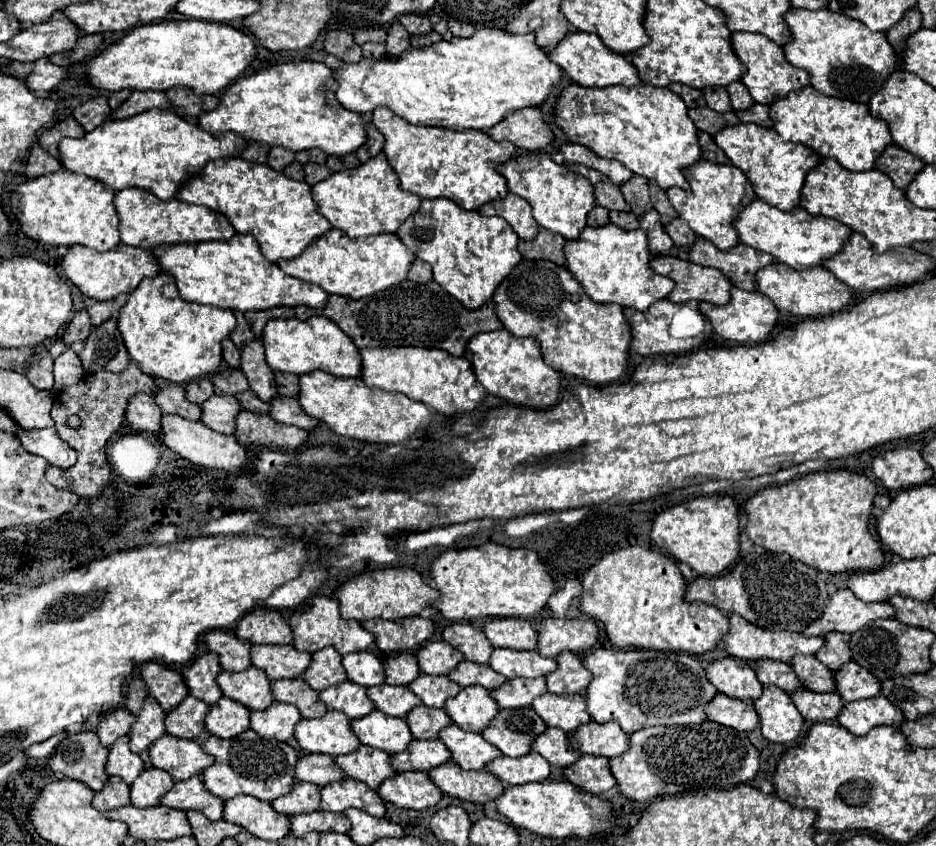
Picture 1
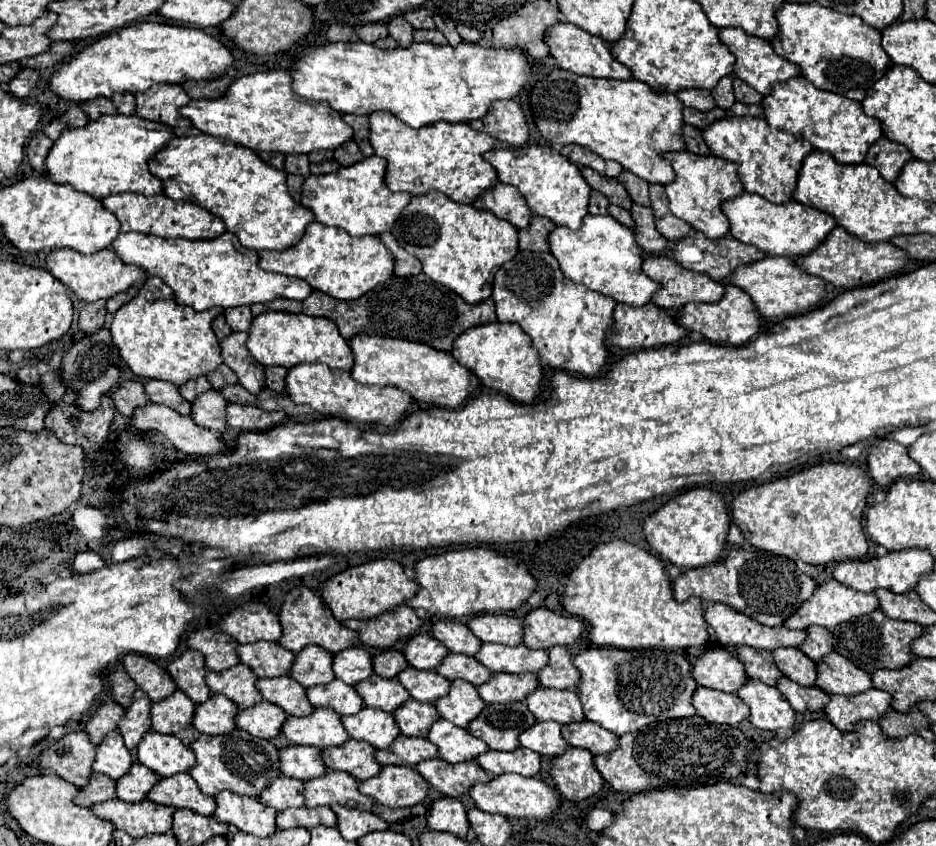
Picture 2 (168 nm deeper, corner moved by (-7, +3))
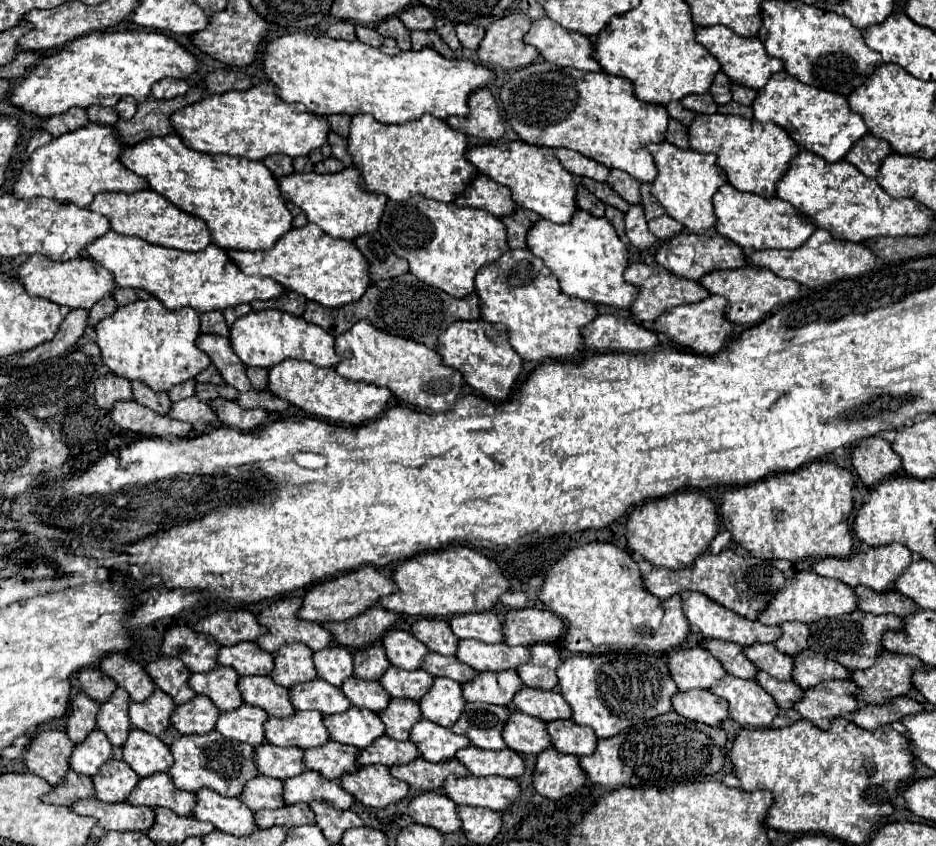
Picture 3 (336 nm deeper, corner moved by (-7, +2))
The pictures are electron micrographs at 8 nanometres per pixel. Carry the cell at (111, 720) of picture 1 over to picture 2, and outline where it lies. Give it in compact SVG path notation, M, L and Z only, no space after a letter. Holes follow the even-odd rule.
M106 698L98 706L96 714L90 718L90 722L86 726L86 730L90 732L90 740L94 744L100 744L108 732L112 732L112 730L118 728L118 722L120 722L122 716L124 716L124 708L118 702Z

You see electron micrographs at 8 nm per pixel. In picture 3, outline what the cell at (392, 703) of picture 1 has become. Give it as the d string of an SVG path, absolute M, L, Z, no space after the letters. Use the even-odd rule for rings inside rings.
M348 677L342 683L342 691L352 705L360 709L372 709L374 713L384 709L390 701L388 693L384 693L384 687L378 681L364 681L358 677Z

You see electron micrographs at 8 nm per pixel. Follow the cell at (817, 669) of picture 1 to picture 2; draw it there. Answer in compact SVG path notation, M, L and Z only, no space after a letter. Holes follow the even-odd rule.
M776 648L772 656L784 676L792 678L804 688L816 686L816 662L804 652L800 652L798 648Z

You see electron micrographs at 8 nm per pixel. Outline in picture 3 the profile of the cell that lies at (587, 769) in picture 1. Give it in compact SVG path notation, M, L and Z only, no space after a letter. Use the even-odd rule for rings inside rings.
M554 747L536 755L536 769L532 775L534 789L548 799L560 799L578 791L586 781L576 755L562 755Z

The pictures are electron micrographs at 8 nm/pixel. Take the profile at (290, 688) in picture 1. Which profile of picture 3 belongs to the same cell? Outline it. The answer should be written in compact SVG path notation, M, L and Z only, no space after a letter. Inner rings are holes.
M240 677L238 679L238 689L242 693L244 703L260 707L272 717L290 717L294 713L292 703L288 701L288 689L282 687L282 685L276 685L270 677Z

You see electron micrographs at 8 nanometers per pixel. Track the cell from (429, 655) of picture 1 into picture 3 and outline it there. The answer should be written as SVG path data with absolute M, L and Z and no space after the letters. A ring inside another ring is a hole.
M390 629L382 637L382 647L388 661L394 667L406 671L420 669L420 663L428 653L426 645L420 645L420 641L416 641L416 637L412 637L408 631L398 631L398 629Z

